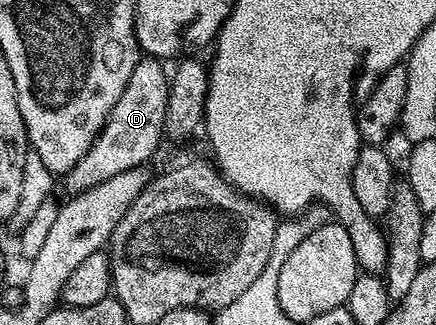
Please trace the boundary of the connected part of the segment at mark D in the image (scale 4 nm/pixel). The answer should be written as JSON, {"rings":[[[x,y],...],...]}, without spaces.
{"rings":[[[141,56],[138,64],[134,64],[134,72],[130,72],[130,80],[126,80],[126,88],[122,88],[122,96],[118,96],[118,104],[114,104],[110,116],[104,121],[100,135],[96,137],[86,156],[82,156],[82,160],[78,160],[78,164],[74,164],[74,168],[63,175],[62,182],[69,190],[69,195],[82,194],[85,190],[110,180],[110,176],[143,167],[143,162],[159,148],[164,138],[170,77],[169,71],[164,71],[164,66],[161,59],[151,56]]]}

